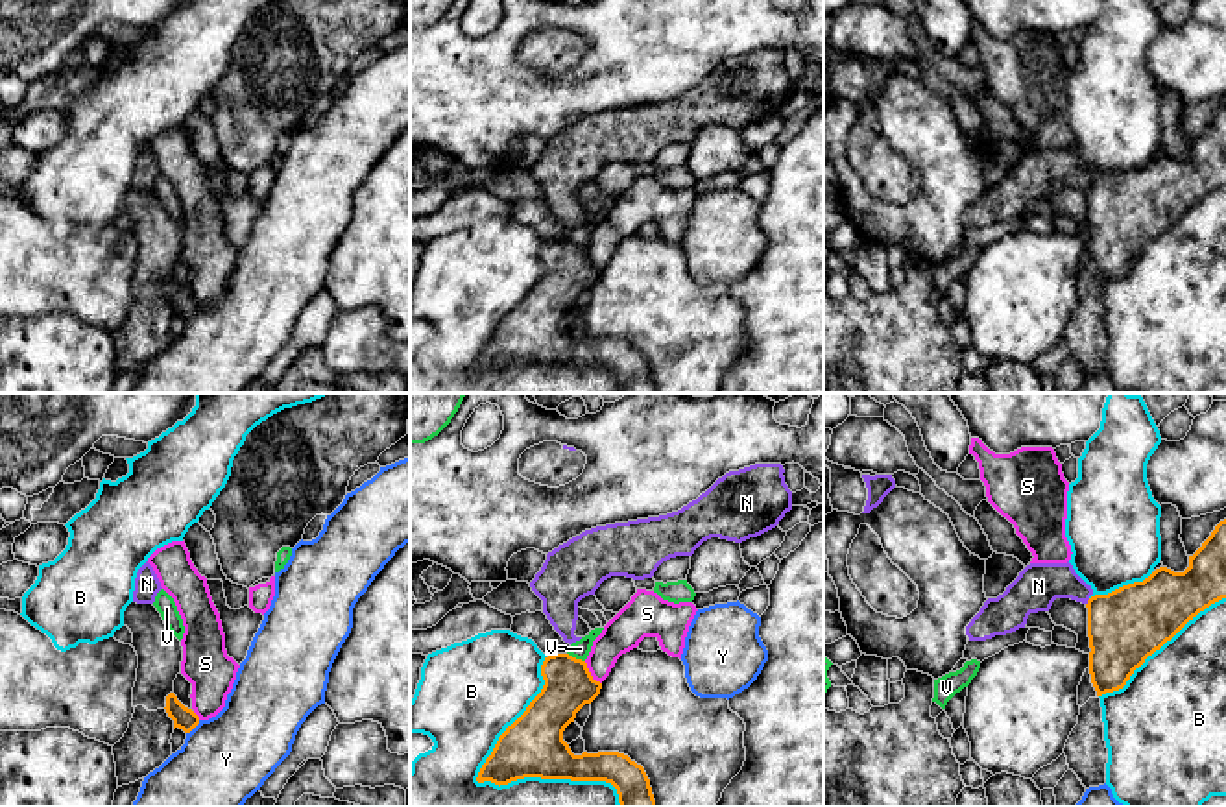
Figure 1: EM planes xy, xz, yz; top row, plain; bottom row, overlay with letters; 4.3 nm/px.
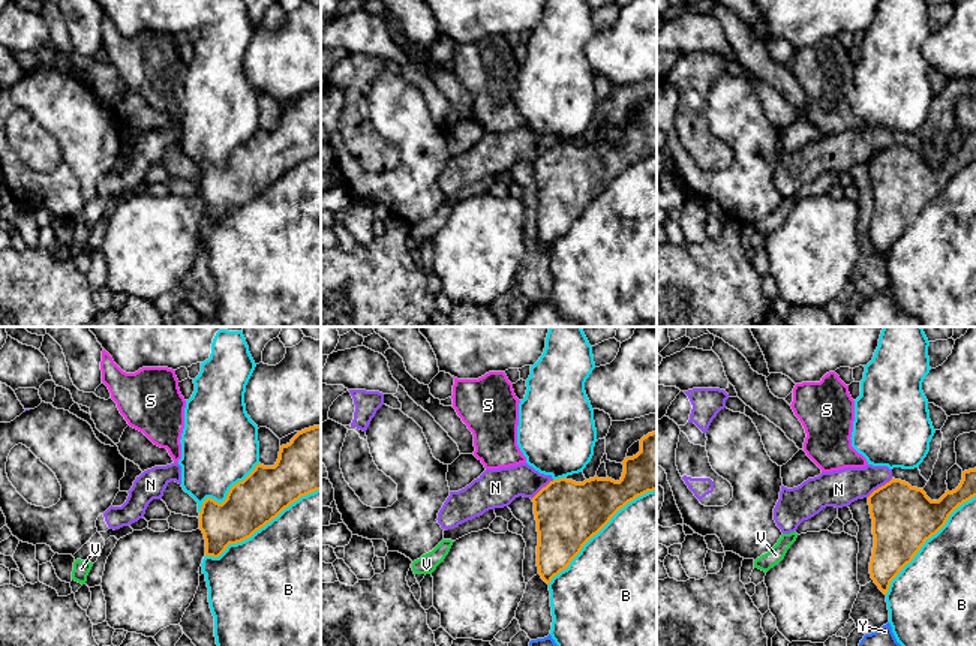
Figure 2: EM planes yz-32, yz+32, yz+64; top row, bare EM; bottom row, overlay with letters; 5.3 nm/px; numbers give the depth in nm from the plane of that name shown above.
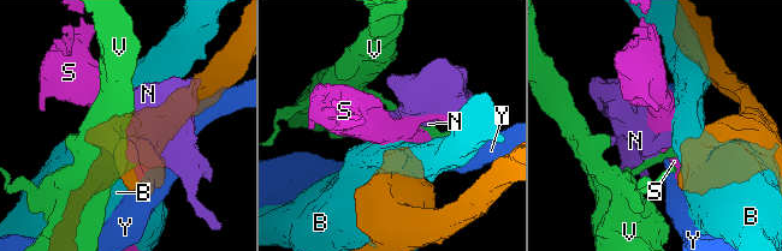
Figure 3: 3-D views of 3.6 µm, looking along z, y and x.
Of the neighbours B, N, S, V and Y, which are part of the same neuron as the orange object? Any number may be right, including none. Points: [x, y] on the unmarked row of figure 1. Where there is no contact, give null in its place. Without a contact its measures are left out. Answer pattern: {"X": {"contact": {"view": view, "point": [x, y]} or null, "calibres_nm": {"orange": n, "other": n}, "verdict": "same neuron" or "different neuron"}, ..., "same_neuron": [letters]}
{"B": {"contact": {"view": "xz", "point": [493, 368]}, "calibres_nm": {"orange": 280, "other": 380}, "verdict": "different neuron"}, "N": {"contact": {"view": "yz", "point": [1088, 189]}, "calibres_nm": {"orange": 320, "other": 190}, "verdict": "different neuron"}, "S": {"contact": {"view": "xz", "point": [589, 259]}, "calibres_nm": {"orange": 220, "other": 160}, "verdict": "different neuron"}, "V": {"contact": {"view": "xz", "point": [575, 244]}, "calibres_nm": {"orange": 220, "other": 80}, "verdict": "different neuron"}, "Y": {"contact": {"view": "xy", "point": [192, 314]}, "calibres_nm": {"orange": 100, "other": 380}, "verdict": "different neuron"}, "same_neuron": []}

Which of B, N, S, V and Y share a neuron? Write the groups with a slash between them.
B / N / S / V / Y

